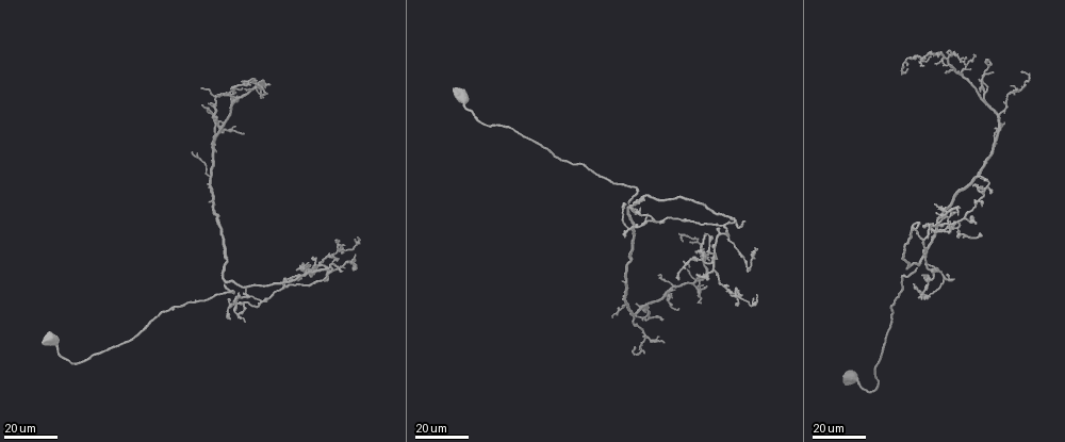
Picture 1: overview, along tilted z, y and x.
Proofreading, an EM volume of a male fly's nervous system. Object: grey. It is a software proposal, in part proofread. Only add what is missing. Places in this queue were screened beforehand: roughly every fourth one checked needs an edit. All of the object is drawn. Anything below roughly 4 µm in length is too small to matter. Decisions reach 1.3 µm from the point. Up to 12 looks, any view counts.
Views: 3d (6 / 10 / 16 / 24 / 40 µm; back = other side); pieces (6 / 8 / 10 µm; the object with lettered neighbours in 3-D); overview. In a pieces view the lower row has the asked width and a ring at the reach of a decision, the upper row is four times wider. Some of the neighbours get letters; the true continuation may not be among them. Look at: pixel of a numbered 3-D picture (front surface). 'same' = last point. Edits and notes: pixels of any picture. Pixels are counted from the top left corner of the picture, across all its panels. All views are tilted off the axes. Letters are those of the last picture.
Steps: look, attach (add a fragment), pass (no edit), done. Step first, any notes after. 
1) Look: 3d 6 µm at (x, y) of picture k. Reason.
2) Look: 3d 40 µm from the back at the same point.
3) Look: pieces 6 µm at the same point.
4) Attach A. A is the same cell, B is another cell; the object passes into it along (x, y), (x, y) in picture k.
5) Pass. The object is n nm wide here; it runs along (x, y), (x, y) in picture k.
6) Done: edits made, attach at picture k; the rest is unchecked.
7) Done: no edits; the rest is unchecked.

Look: 3d 16 µm at (340, 269) of picture 1. An open end.

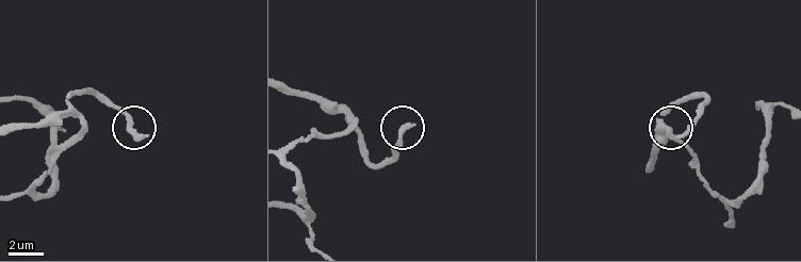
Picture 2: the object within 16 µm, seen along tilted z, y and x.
Look: pieces 8 µm at (146, 135) of picture 2.

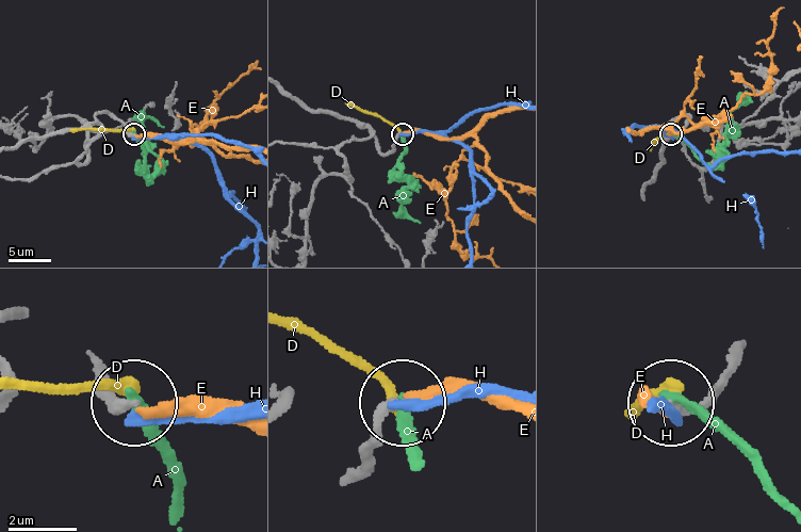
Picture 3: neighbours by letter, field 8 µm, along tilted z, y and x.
Pass. A, D, E and H are other cells; it runs along (300, 100), (359, 121), (381, 152), (392, 150), (402, 134) in picture 3; no lettered fragment goes on from it.

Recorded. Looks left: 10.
Look: 3d 16 µm at (235, 298) of picture 1. Free end.

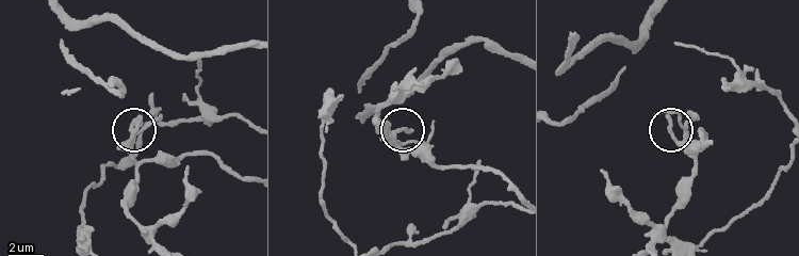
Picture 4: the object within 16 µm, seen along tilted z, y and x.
Look: pieces 8 µm at (667, 115) of picture 4.

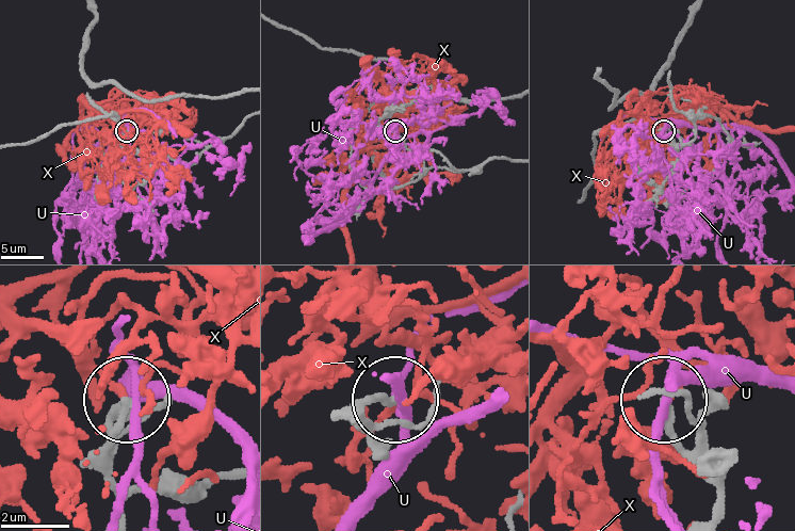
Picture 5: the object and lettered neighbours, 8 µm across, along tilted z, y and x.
Pass. U and X are other cells; no lettered fragment goes on from it.

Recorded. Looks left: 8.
Look: 3d 16 µm at (989, 193) of picture 1. An open end.

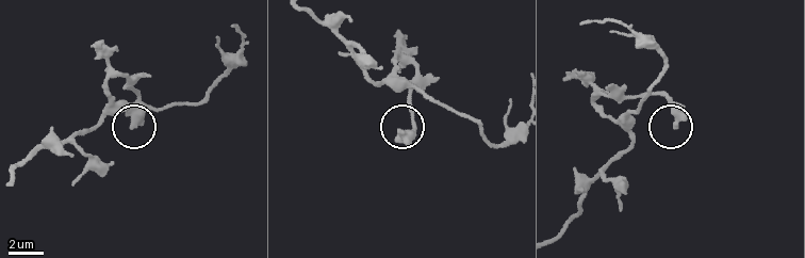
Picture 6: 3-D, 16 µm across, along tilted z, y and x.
Look: 3d 10 µm at (401, 129) of picture 6. Zoom in.

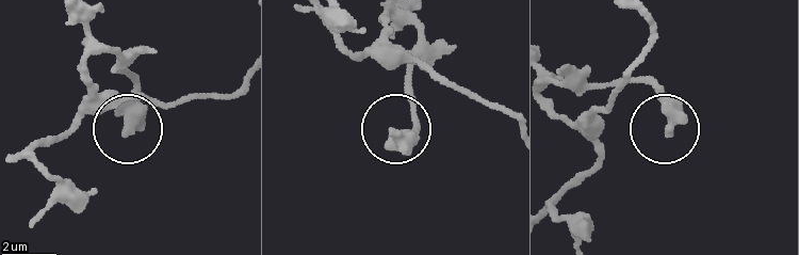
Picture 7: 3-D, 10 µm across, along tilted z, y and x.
Look: pieces 8 µm at (394, 133) of picture 7.

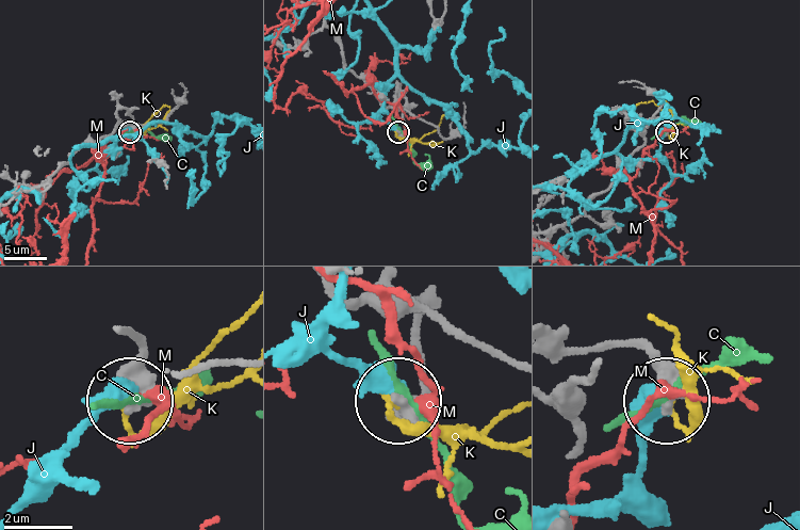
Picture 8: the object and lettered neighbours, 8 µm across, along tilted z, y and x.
Pass. C, J, K and M are other cells; it runs along (126, 331), (137, 352), (135, 396) in picture 8; no lettered fragment goes on from it.

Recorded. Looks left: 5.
Look: 3d 16 µm at (1018, 89) of picture 1. An open end.

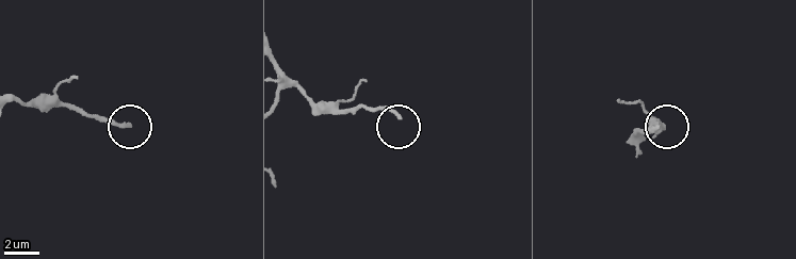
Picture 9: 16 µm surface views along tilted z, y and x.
Look: pieces 6 µm at (126, 127) of picture 9.

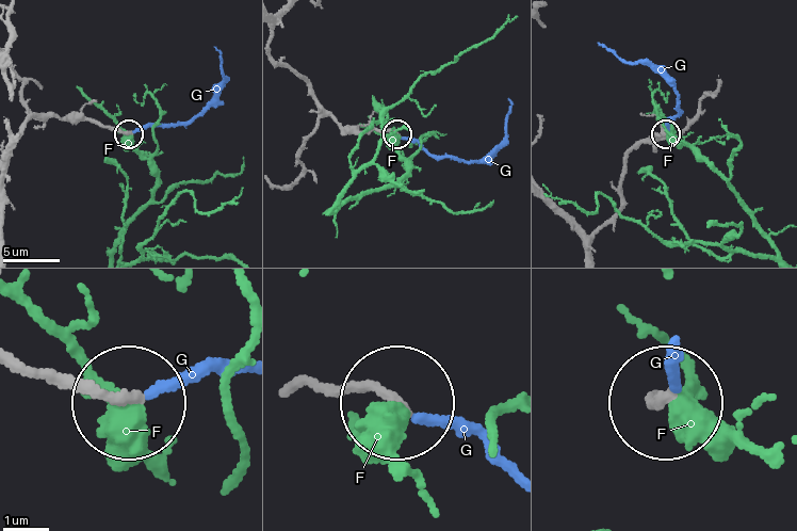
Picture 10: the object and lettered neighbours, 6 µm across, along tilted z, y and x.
Attach G. G is the same cell, F is another cell; the object passes into it along (374, 129), (435, 155), (477, 160), (502, 140), (509, 98) in picture 10; it goes on there.

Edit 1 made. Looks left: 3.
Look: 3d 16 µm at (662, 318) of picture 1. Branch stops here.

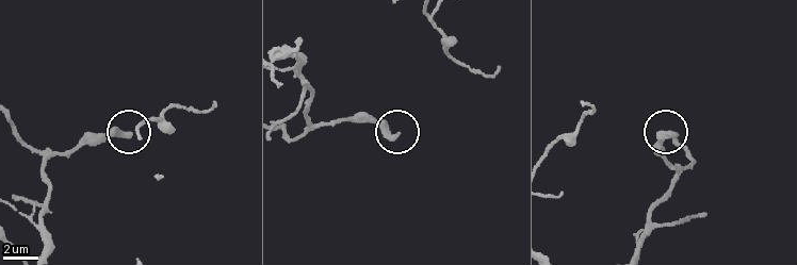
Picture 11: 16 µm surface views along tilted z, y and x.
Look: pieces 6 µm at (396, 138) of picture 11.

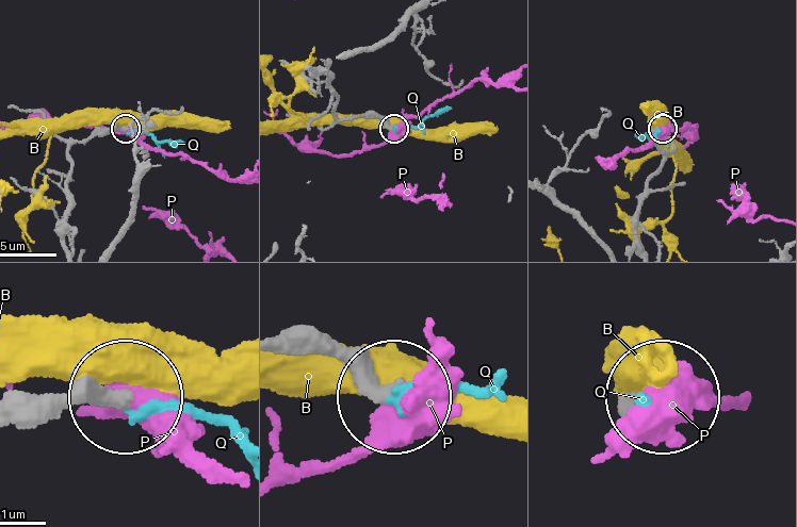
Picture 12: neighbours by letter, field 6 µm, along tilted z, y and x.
Pass. The object is 360 nm wide here; B, P and Q are other cells; it runs along (281, 347), (328, 350), (386, 391) in picture 12; none of them fits.

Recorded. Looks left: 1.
Done: edits made, attach at picture 10; the rest is unchecked.

